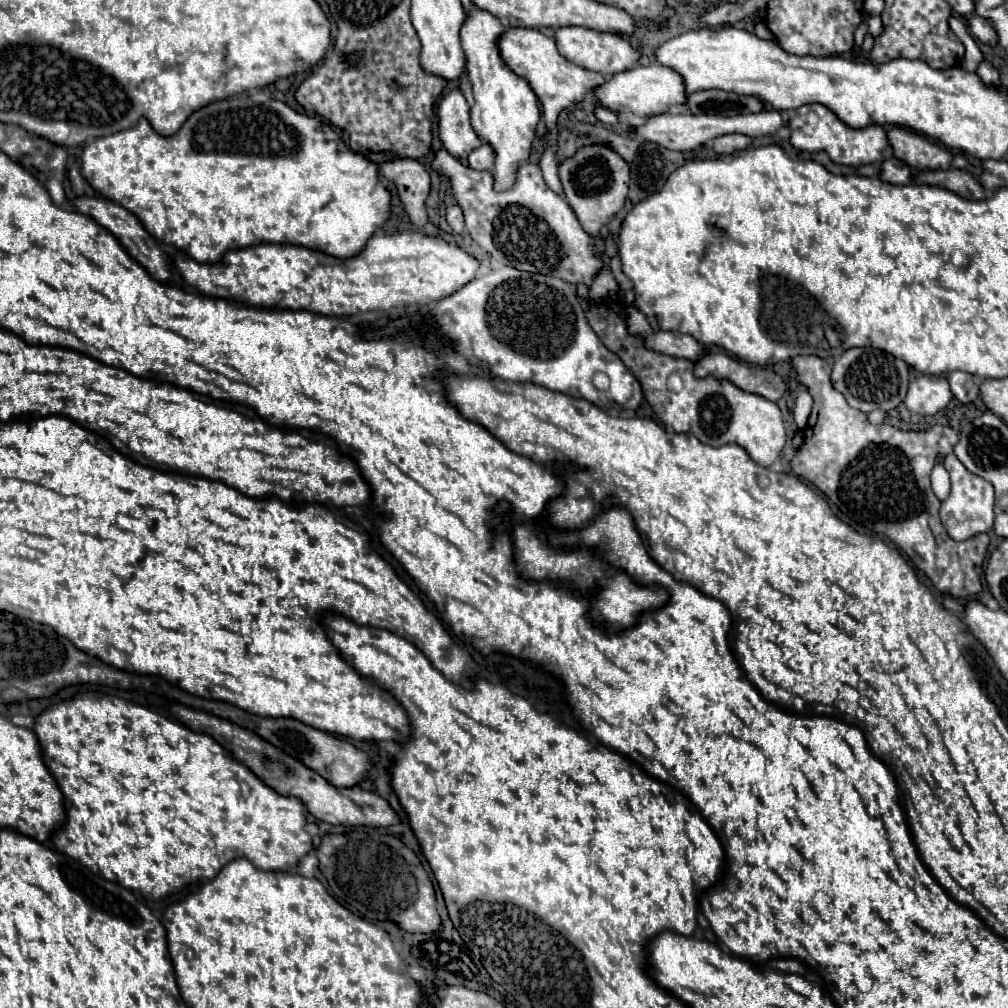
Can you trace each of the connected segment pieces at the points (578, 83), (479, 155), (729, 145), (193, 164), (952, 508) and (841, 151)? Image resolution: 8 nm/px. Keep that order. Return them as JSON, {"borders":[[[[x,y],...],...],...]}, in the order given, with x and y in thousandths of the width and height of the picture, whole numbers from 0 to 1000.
{"borders":[[[[503,27],[495,41],[493,41],[495,53],[501,61],[501,64],[513,72],[517,78],[521,78],[525,82],[525,86],[529,88],[529,92],[535,96],[535,100],[539,102],[539,118],[543,124],[543,144],[537,156],[537,168],[539,168],[539,176],[541,182],[555,193],[559,193],[557,189],[557,182],[553,176],[553,114],[557,112],[557,108],[568,104],[570,100],[576,100],[588,86],[592,86],[594,82],[598,82],[598,74],[582,70],[566,61],[563,61],[555,51],[553,45],[547,37],[539,35],[533,29],[527,27]]],[[[479,142],[465,154],[465,166],[471,170],[487,170],[489,168],[489,148],[487,144]]],[[[723,132],[715,134],[707,140],[707,148],[711,154],[727,154],[731,150],[737,150],[745,144],[745,136],[735,134],[735,132]]],[[[243,92],[205,102],[203,106],[195,108],[182,122],[182,126],[170,136],[162,136],[162,134],[154,132],[144,116],[140,116],[138,122],[126,130],[118,130],[108,136],[98,136],[82,148],[80,172],[94,189],[98,189],[102,195],[122,203],[132,213],[136,213],[136,217],[142,221],[142,225],[152,235],[156,235],[176,247],[182,247],[195,261],[213,261],[229,247],[249,245],[249,243],[257,243],[257,241],[299,243],[299,245],[313,247],[313,249],[318,249],[318,251],[324,251],[330,255],[336,255],[336,257],[346,257],[350,253],[356,253],[362,247],[362,241],[372,233],[372,229],[378,227],[382,223],[382,219],[388,215],[388,189],[376,182],[378,172],[376,172],[374,162],[366,162],[366,158],[348,150],[338,140],[338,136],[330,130],[330,126],[324,120],[320,120],[318,116],[295,112],[293,108],[289,108],[287,104],[283,104],[281,100],[275,100],[275,98],[255,102]]],[[[943,449],[938,453],[938,465],[943,471],[943,489],[938,497],[934,497],[932,513],[939,525],[939,529],[947,537],[957,537],[969,529],[979,529],[985,523],[985,501],[987,501],[987,489],[985,481],[971,471],[965,471],[957,465],[957,461]]],[[[797,104],[783,118],[781,126],[785,128],[785,144],[795,150],[818,150],[826,162],[832,164],[860,164],[874,162],[886,154],[884,144],[880,140],[878,128],[874,124],[862,124],[858,128],[840,126],[826,110],[818,104]]]]}

